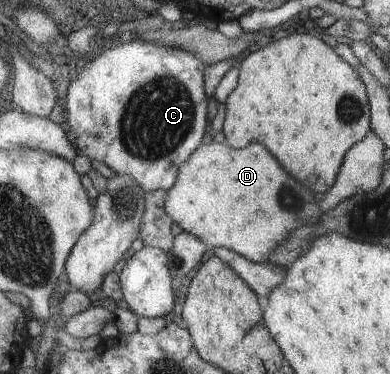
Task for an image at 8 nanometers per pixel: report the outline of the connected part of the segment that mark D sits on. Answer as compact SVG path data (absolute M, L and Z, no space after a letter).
M206 141L191 154L191 158L178 169L172 188L165 191L163 211L180 226L180 229L212 248L225 248L252 262L263 263L279 247L288 233L306 223L316 223L318 213L314 193L300 187L288 177L272 159L262 143L252 143L244 148L231 148L226 143Z

